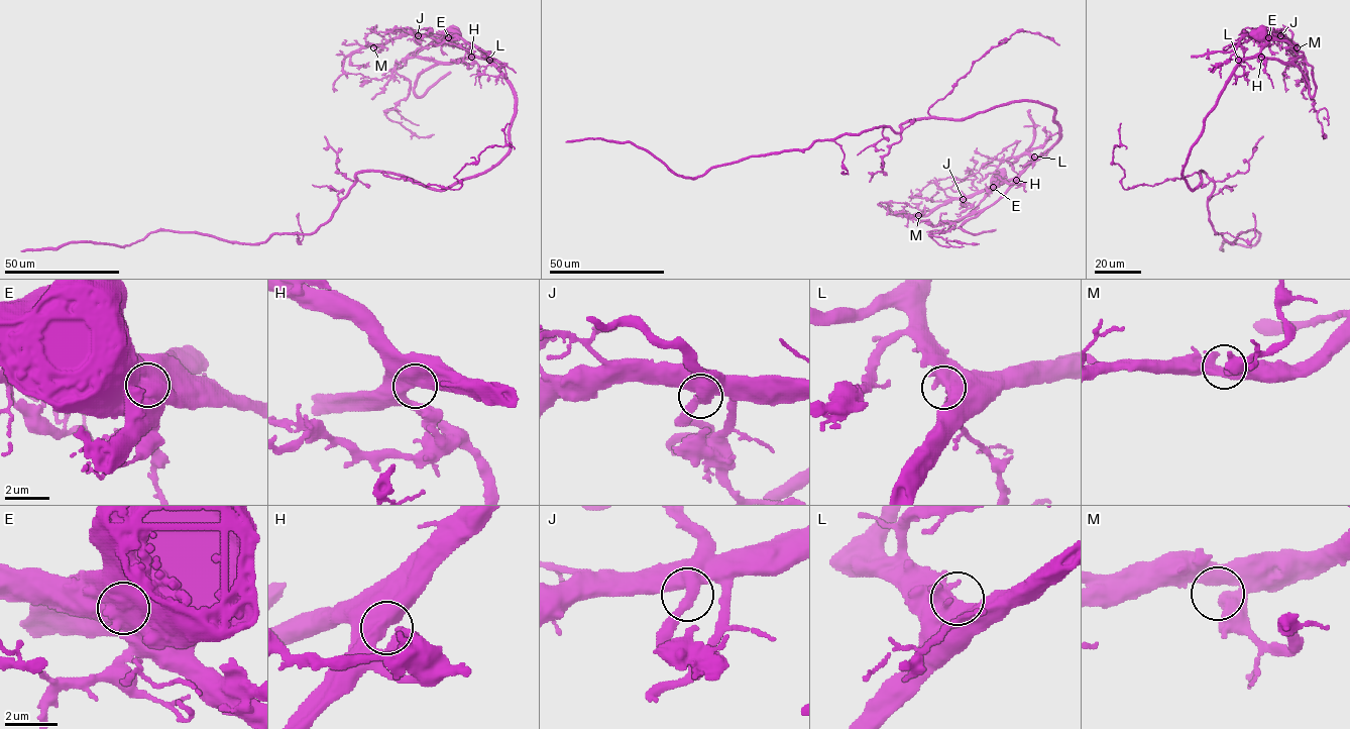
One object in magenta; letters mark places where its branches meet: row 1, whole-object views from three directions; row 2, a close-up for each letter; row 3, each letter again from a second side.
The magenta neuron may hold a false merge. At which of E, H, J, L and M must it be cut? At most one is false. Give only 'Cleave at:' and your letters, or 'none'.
Cleave at: E

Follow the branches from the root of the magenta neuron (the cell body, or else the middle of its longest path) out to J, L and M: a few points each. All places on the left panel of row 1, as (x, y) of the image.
J: (452, 35), (418, 35)
L: (452, 35), (454, 41), (470, 53), (489, 60)
M: (452, 35), (401, 33), (373, 47)

